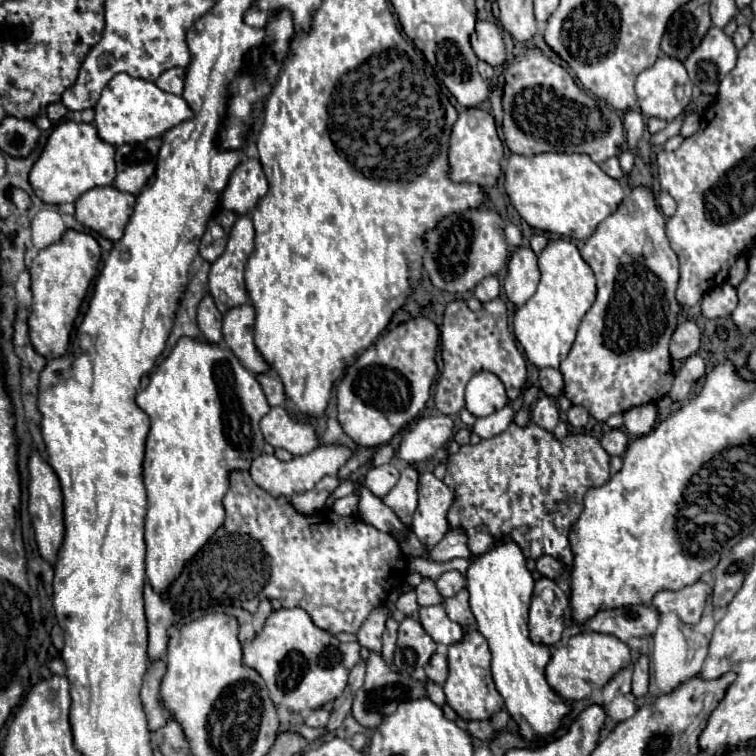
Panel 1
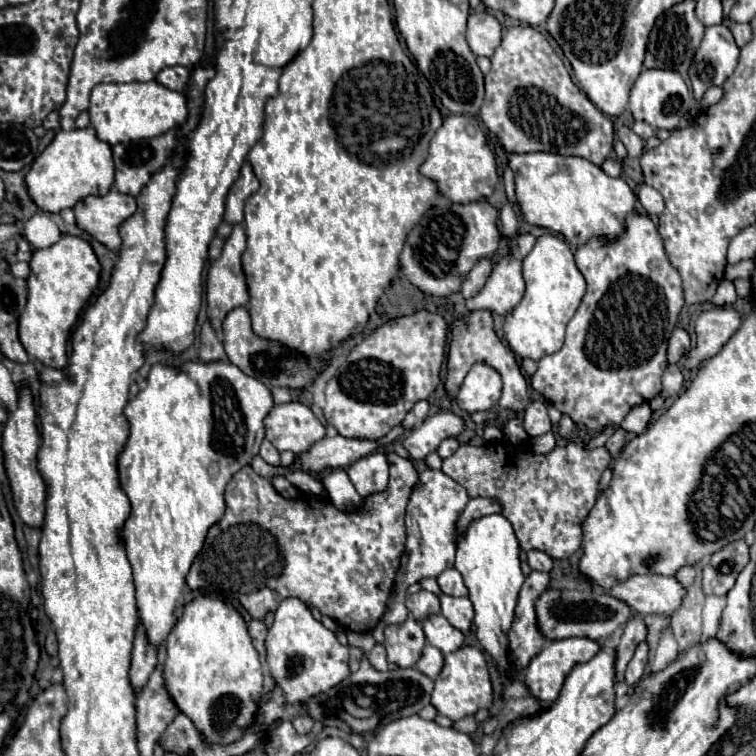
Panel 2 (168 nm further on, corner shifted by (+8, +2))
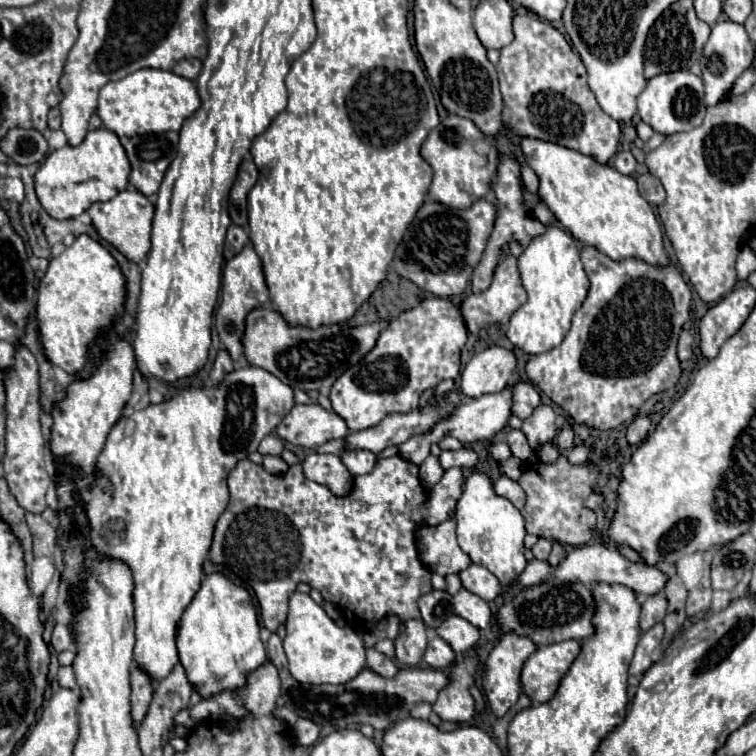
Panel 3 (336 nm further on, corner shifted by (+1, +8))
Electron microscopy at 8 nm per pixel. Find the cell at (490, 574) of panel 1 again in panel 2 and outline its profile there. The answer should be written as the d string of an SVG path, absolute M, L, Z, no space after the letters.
M487 515L471 521L457 539L455 569L463 575L469 589L469 599L475 607L477 639L485 651L493 657L501 671L509 669L507 657L507 633L513 623L513 613L523 585L523 573L519 567L519 541L511 523L503 515Z

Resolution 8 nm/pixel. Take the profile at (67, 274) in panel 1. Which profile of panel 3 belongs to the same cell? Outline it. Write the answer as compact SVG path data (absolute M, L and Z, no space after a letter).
M88 235L76 237L76 241L70 247L66 247L58 257L50 259L48 271L40 279L40 287L38 287L36 321L38 321L40 343L44 347L48 361L62 367L70 375L78 373L86 363L88 345L122 311L122 303L124 303L124 277L116 259L108 253L108 249L104 249L98 241L90 239Z

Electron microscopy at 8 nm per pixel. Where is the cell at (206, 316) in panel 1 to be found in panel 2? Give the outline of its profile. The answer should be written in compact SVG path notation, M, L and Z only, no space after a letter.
M209 323L203 325L201 329L201 351L199 351L201 361L227 361L223 343L219 341L217 333Z

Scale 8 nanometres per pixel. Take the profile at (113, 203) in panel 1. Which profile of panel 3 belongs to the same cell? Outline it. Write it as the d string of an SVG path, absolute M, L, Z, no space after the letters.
M124 189L110 201L90 205L88 215L92 217L92 225L96 227L98 235L110 245L114 245L128 261L140 263L146 259L150 251L150 231L154 217L154 205L148 201L146 195L142 195L136 189Z

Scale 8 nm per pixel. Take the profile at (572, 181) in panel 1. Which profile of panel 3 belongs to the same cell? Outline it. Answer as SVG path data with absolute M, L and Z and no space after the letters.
M522 139L522 153L526 165L532 167L540 179L538 195L542 203L580 243L596 247L612 259L638 257L652 265L668 263L660 225L632 177L588 155L540 139Z

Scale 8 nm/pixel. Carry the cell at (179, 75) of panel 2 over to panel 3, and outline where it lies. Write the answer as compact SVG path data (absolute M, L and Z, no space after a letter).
M184 59L184 61L178 61L172 71L176 75L180 75L180 77L186 77L186 79L194 81L200 75L200 71L202 71L202 61L200 59Z

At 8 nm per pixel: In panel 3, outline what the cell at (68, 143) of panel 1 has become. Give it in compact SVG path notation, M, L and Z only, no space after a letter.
M100 127L88 131L84 141L76 147L64 145L62 149L54 149L46 157L44 165L40 165L34 177L34 187L48 215L52 215L54 219L72 219L84 213L92 203L108 201L118 191L126 189L128 173L130 173L130 163L126 159L122 143L112 131Z

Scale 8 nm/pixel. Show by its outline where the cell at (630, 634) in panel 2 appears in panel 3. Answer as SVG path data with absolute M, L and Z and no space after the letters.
M652 595L646 599L646 603L642 605L642 613L640 613L640 631L646 633L650 627L654 627L656 623L660 623L666 615L666 599L664 595Z

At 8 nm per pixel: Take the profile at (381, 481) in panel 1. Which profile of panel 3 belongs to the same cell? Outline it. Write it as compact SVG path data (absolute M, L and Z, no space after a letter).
M346 451L346 453L342 453L342 463L348 467L348 471L354 477L366 475L376 467L378 455L372 451Z

